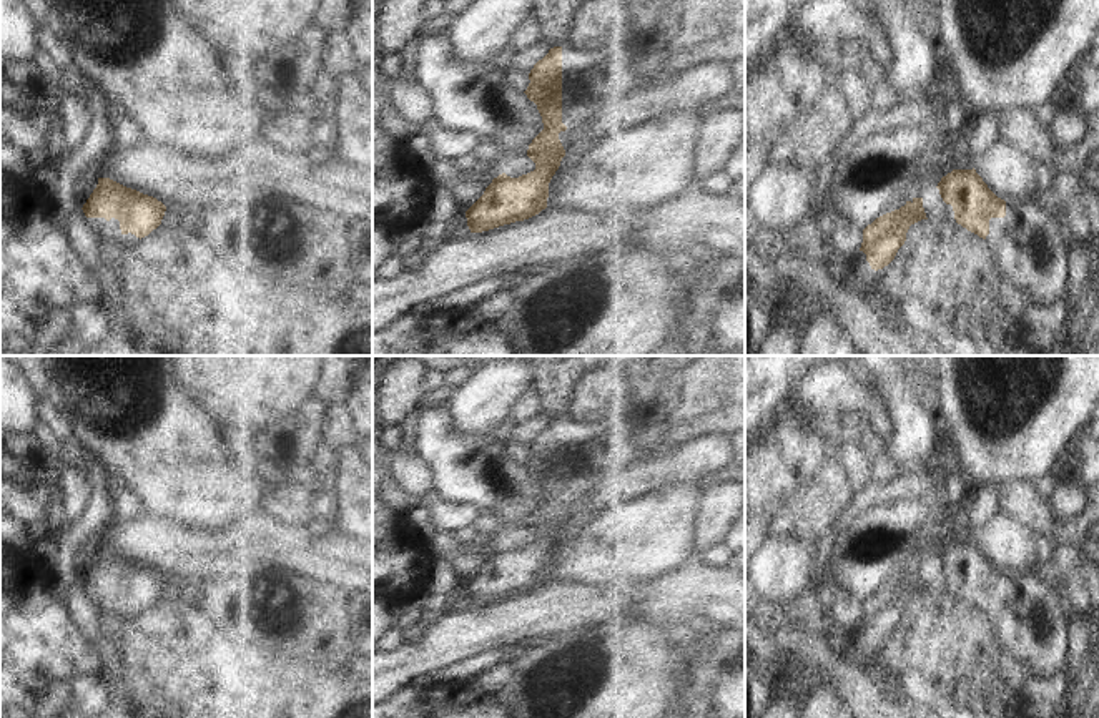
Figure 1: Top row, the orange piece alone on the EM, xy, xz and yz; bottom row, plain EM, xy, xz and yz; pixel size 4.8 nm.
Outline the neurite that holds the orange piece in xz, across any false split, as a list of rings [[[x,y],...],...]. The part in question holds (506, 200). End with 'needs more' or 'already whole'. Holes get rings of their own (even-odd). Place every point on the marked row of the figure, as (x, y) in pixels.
[[[554,47],[539,60],[529,73],[529,86],[524,91],[537,105],[544,130],[532,140],[527,156],[535,163],[535,170],[519,178],[505,173],[492,180],[484,194],[466,211],[471,233],[489,231],[504,224],[529,219],[547,208],[549,183],[560,166],[565,150],[559,133],[567,126],[562,123],[562,47]]]; already whole

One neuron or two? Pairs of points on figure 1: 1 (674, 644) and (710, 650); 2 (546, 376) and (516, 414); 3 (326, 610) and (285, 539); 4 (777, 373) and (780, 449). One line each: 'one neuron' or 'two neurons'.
1: two neurons
2: one neuron
3: two neurons
4: two neurons

